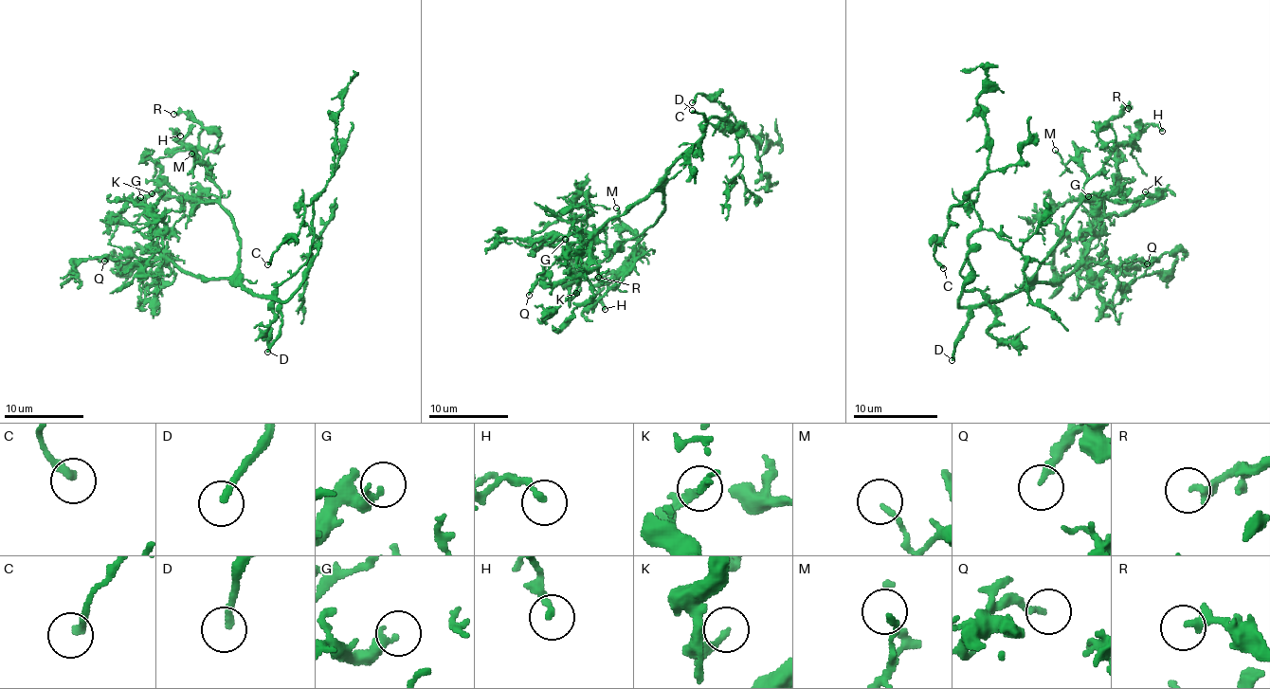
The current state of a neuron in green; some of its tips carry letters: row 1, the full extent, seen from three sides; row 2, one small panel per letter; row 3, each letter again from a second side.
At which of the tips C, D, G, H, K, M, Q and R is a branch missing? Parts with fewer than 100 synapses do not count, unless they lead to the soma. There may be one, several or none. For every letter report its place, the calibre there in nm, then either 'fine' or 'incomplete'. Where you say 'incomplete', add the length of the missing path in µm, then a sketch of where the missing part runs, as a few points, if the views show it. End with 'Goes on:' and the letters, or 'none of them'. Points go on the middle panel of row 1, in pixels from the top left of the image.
C: place (692, 102); calibre 240 nm; fine
D: place (692, 110); calibre 240 nm; incomplete; missing 40 µm; course (692, 110), (676, 110), (666, 82), (632, 59), (658, 72), (708, 79), (739, 92), (765, 116), (771, 114)
G: place (565, 239); calibre 320 nm; fine
H: place (605, 309); calibre 220 nm; fine
K: place (576, 293); calibre 240 nm; fine
M: place (616, 208); calibre 170 nm; fine
Q: place (529, 295); calibre 200 nm; fine
R: place (598, 277); calibre 320 nm; fine
Goes on: D

